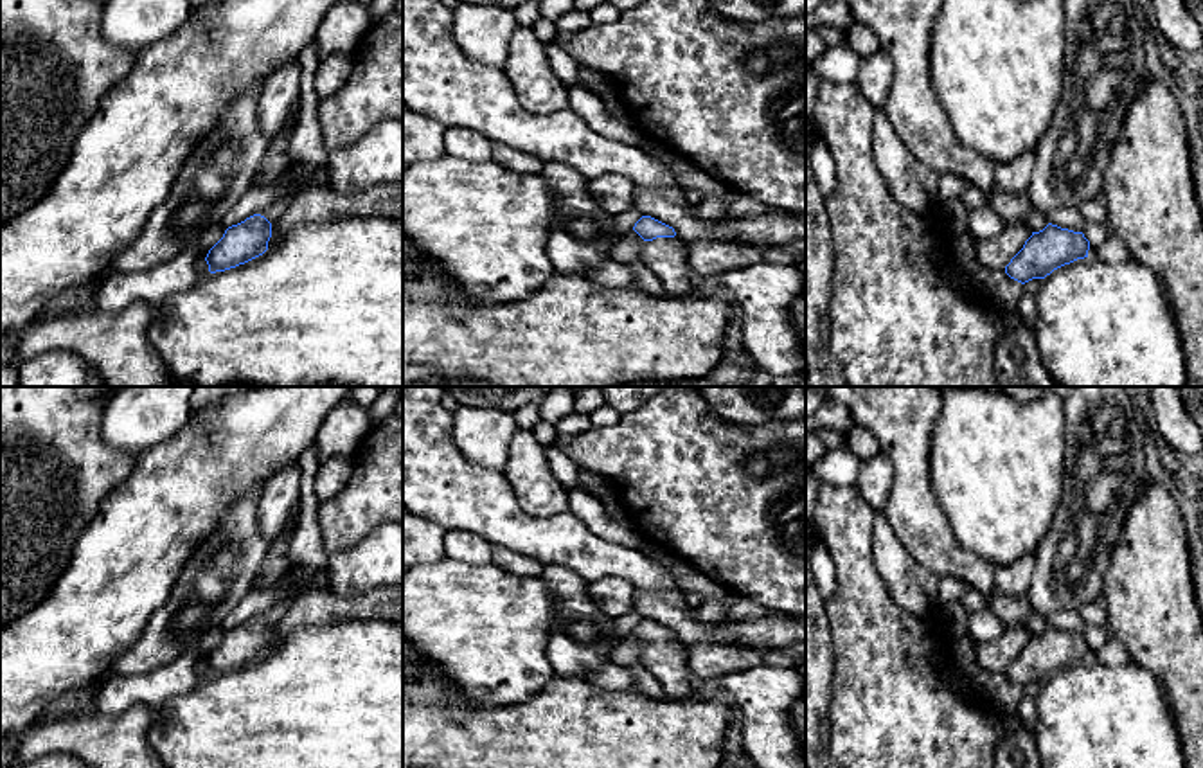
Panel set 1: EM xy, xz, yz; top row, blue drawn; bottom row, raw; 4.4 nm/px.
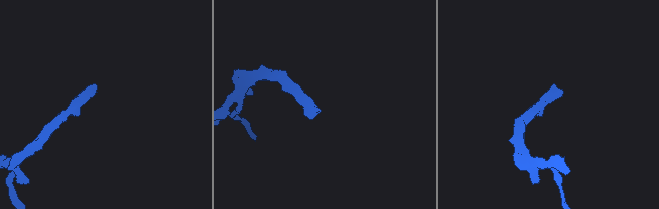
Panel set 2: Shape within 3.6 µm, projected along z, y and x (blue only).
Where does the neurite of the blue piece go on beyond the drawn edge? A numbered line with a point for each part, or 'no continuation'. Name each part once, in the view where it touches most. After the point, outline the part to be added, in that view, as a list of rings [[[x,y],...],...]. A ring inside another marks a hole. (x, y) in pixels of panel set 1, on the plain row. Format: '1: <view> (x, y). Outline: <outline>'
1: xy (272, 616). Outline: [[[279,603],[279,604],[268,608],[264,613],[257,615],[272,626],[272,640],[268,644],[268,651],[273,647],[273,644],[277,640],[275,630],[277,630],[279,622],[282,621],[282,617],[286,615],[288,610],[290,610],[290,603]]]

